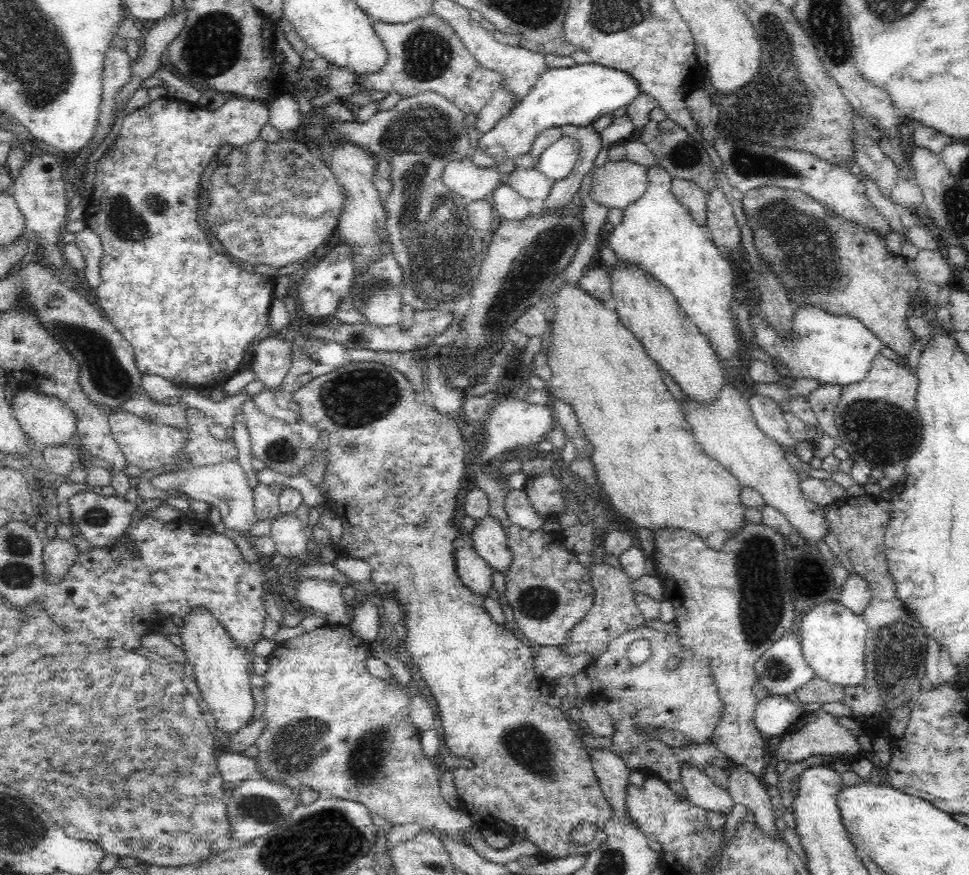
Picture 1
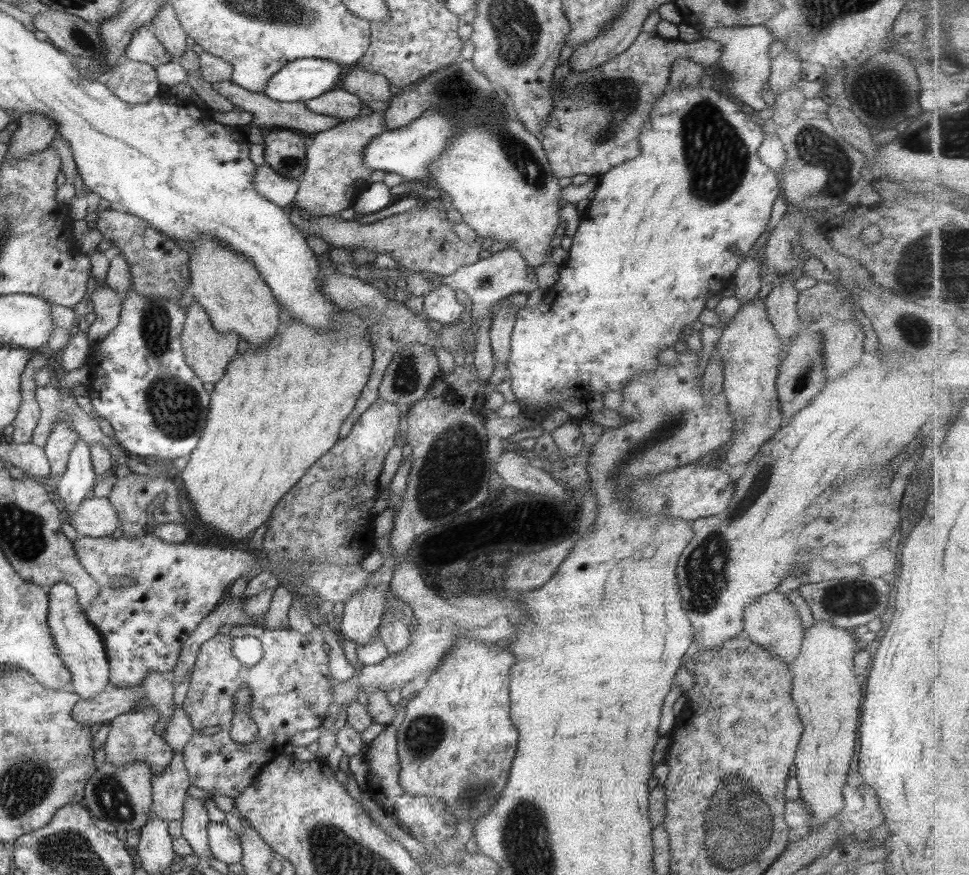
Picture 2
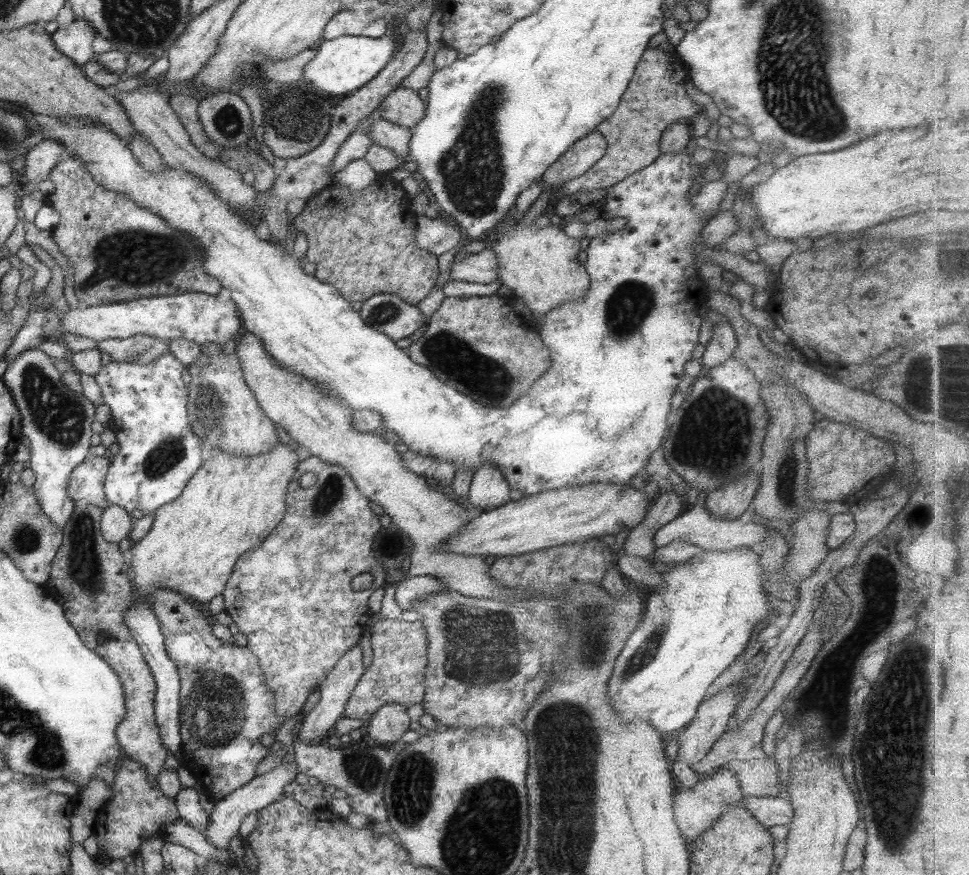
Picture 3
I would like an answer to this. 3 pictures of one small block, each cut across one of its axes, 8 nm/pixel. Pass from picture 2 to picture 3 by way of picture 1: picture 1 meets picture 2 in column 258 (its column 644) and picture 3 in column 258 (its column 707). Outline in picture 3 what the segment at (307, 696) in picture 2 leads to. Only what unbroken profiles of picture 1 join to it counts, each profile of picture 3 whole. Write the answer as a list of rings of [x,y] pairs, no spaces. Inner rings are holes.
[[[155,589],[147,599],[164,636],[165,652],[169,660],[175,663],[180,681],[178,728],[181,765],[197,780],[198,787],[202,788],[210,801],[215,803],[253,778],[257,764],[270,752],[270,747],[262,746],[259,738],[278,731],[281,718],[274,712],[272,692],[266,688],[257,657],[246,646],[221,643],[212,633],[212,618],[204,617],[177,591]]]

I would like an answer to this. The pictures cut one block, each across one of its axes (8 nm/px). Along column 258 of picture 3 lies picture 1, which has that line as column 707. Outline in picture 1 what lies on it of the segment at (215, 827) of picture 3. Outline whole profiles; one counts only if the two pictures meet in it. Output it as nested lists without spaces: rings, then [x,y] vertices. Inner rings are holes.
[[[685,763],[680,766],[679,778],[687,798],[708,812],[726,815],[735,804],[727,789],[716,785],[700,768]]]

